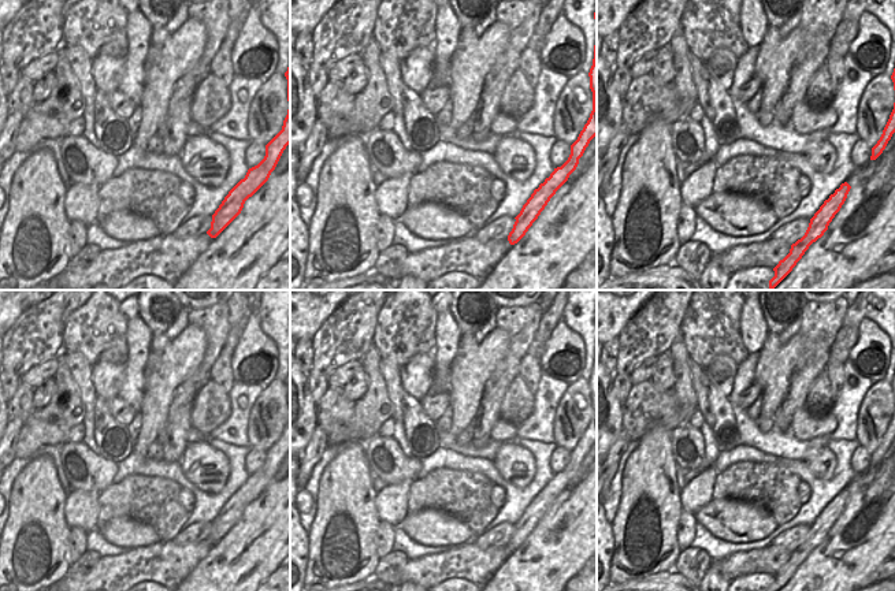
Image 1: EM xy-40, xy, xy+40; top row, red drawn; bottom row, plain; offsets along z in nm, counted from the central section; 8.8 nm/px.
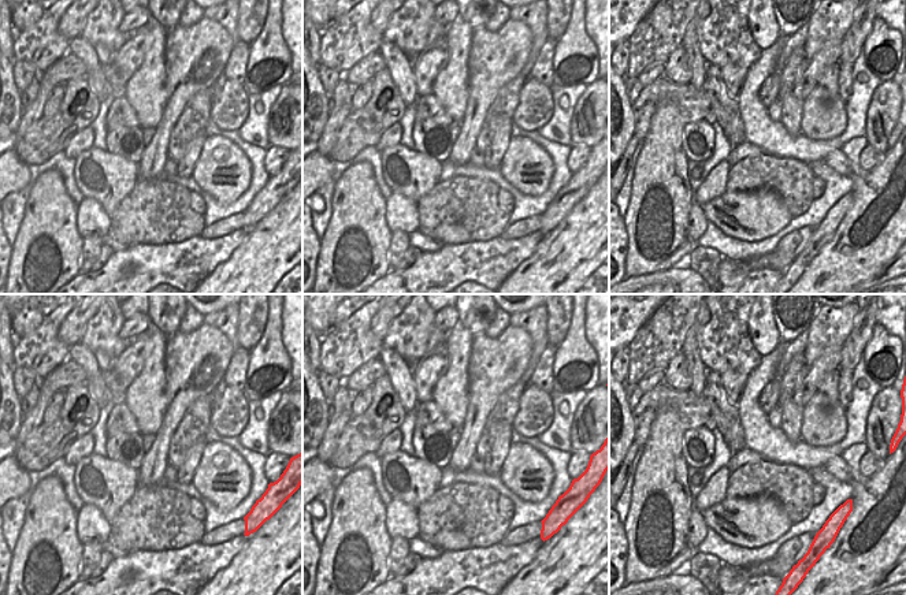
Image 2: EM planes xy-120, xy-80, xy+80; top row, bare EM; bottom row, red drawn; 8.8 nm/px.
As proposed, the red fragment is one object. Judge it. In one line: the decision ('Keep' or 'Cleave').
Keep.

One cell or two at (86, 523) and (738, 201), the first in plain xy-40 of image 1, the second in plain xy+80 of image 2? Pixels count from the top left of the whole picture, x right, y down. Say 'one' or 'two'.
two

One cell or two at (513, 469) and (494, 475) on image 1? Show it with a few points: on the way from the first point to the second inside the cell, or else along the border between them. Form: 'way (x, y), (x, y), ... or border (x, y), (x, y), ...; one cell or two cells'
border (496, 467), (519, 487), (531, 482); two cells

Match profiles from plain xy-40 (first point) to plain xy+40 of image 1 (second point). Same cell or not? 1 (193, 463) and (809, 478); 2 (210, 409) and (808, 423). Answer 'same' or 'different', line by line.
1: different
2: different

